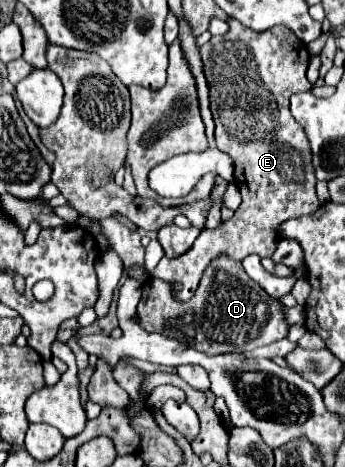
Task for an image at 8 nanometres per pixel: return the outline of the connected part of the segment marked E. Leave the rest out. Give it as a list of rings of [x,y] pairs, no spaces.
[[[231,19],[225,37],[211,37],[211,41],[201,47],[201,59],[211,89],[217,147],[233,159],[235,185],[243,195],[243,203],[221,227],[203,229],[185,255],[177,259],[163,257],[159,265],[149,271],[149,277],[167,283],[179,281],[183,285],[177,293],[179,301],[193,297],[209,261],[219,255],[229,255],[237,261],[243,261],[251,253],[271,257],[279,241],[277,227],[287,219],[311,215],[321,205],[315,195],[317,179],[313,175],[309,139],[289,111],[289,97],[293,93],[313,89],[305,77],[309,65],[307,47],[301,41],[297,43],[295,33],[287,27],[283,39],[283,27],[259,33]]]

